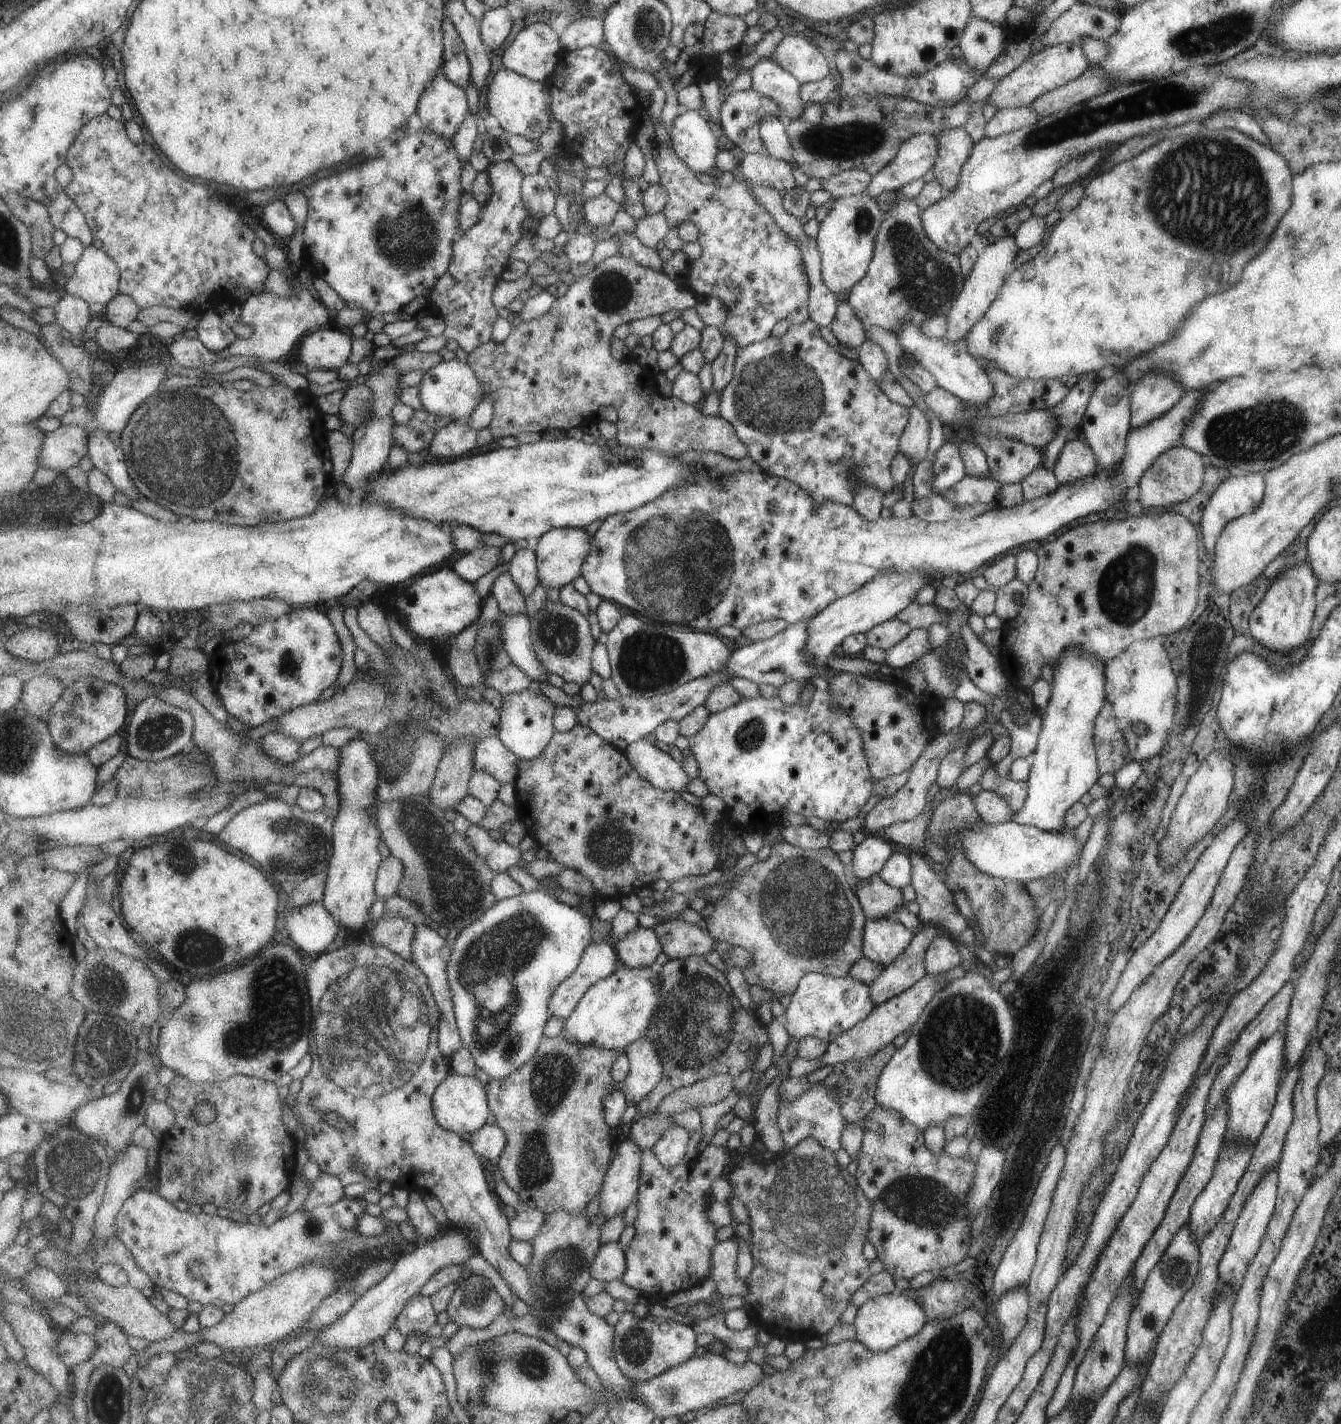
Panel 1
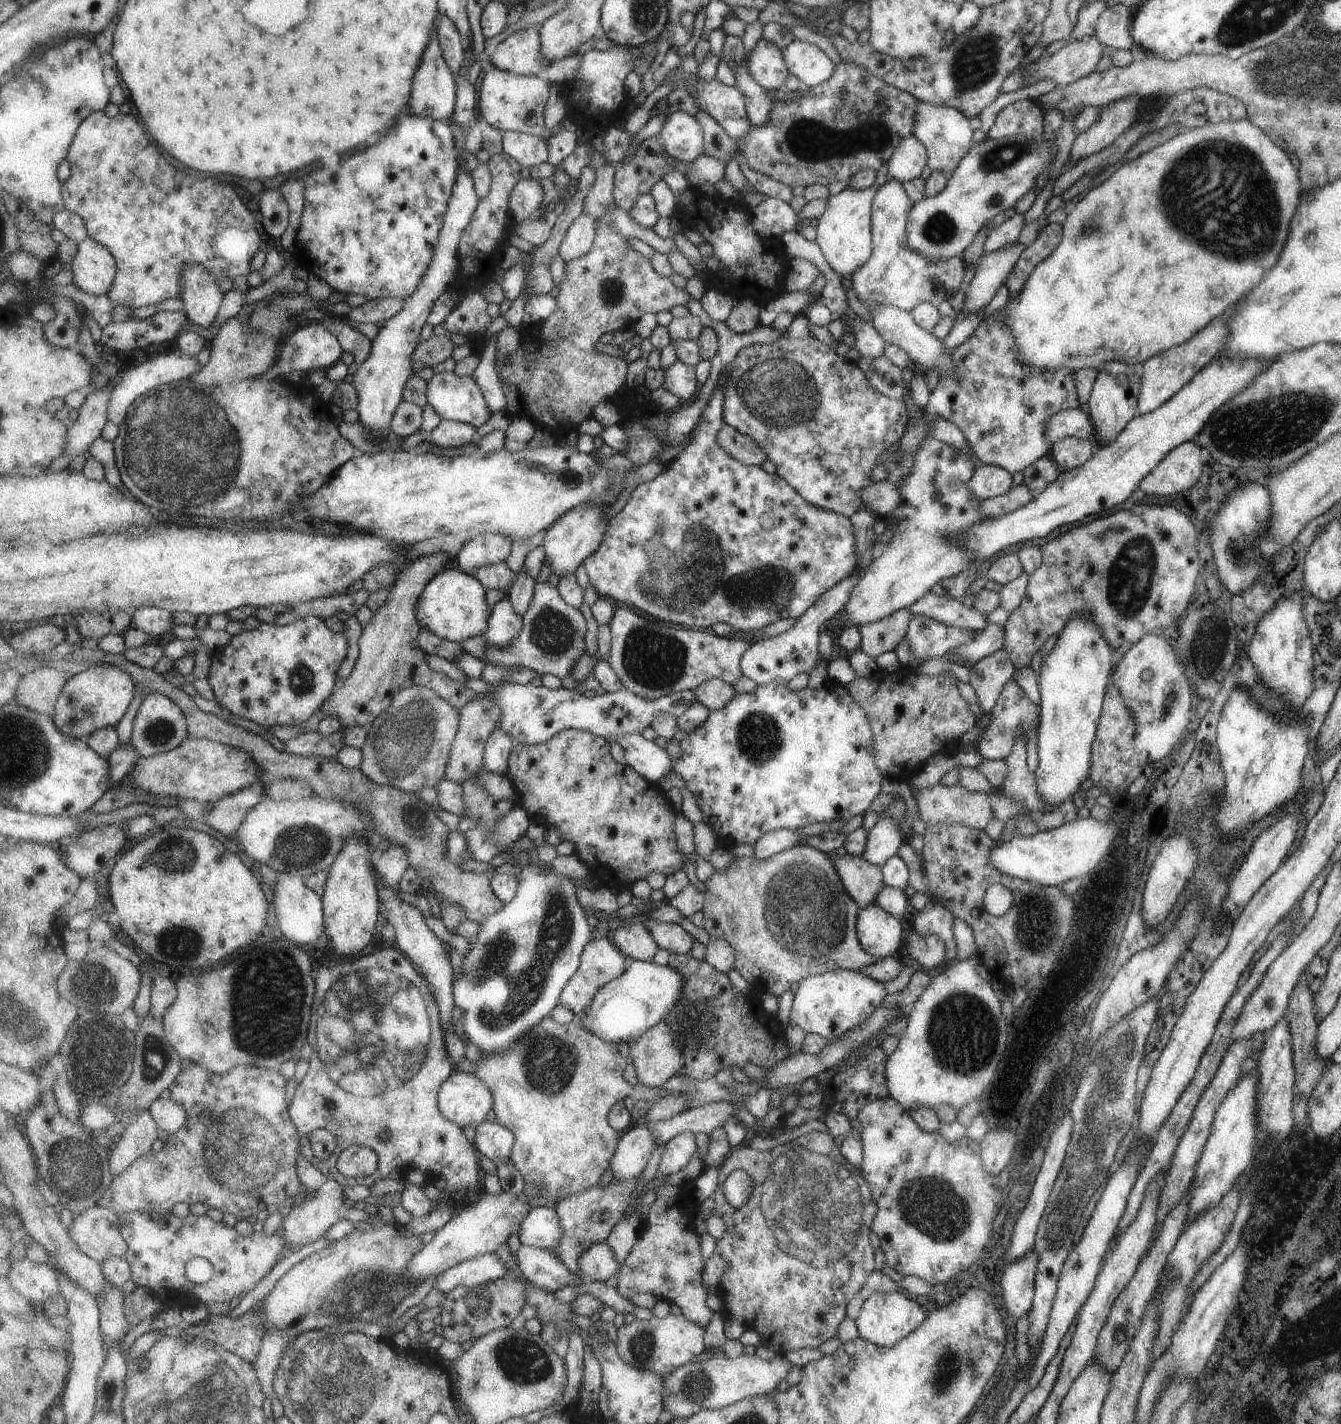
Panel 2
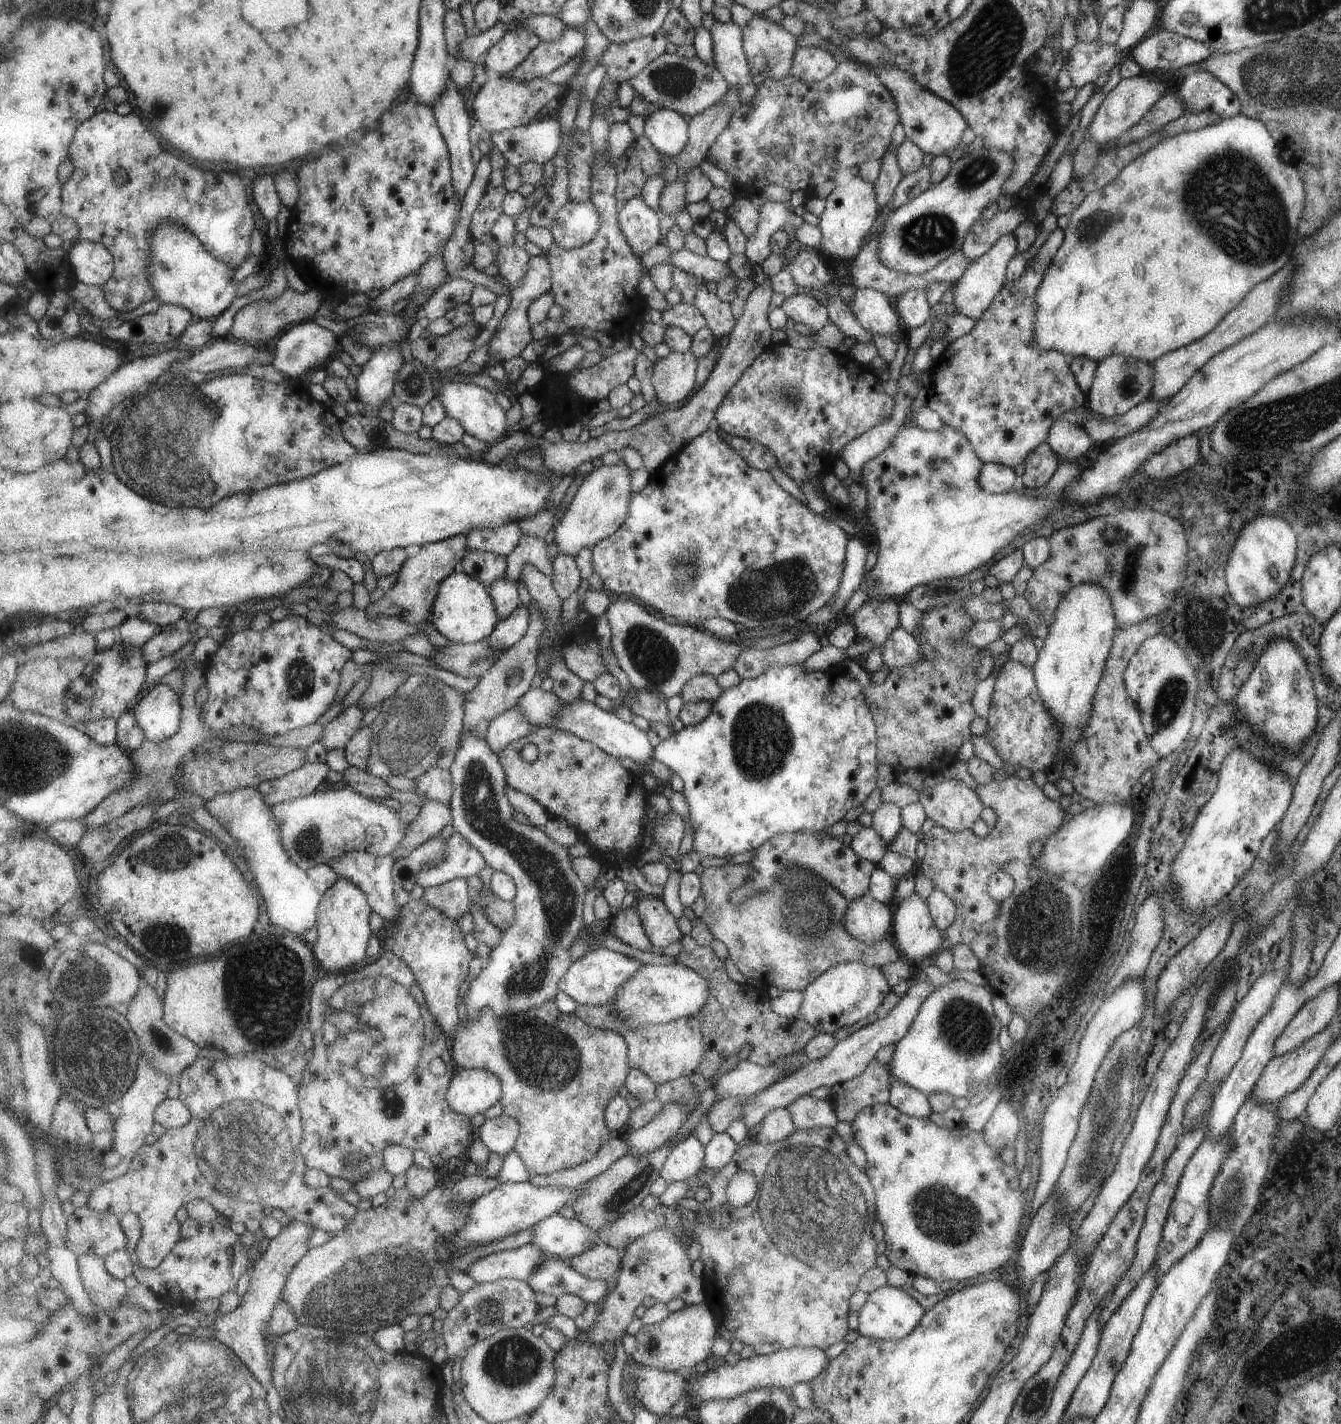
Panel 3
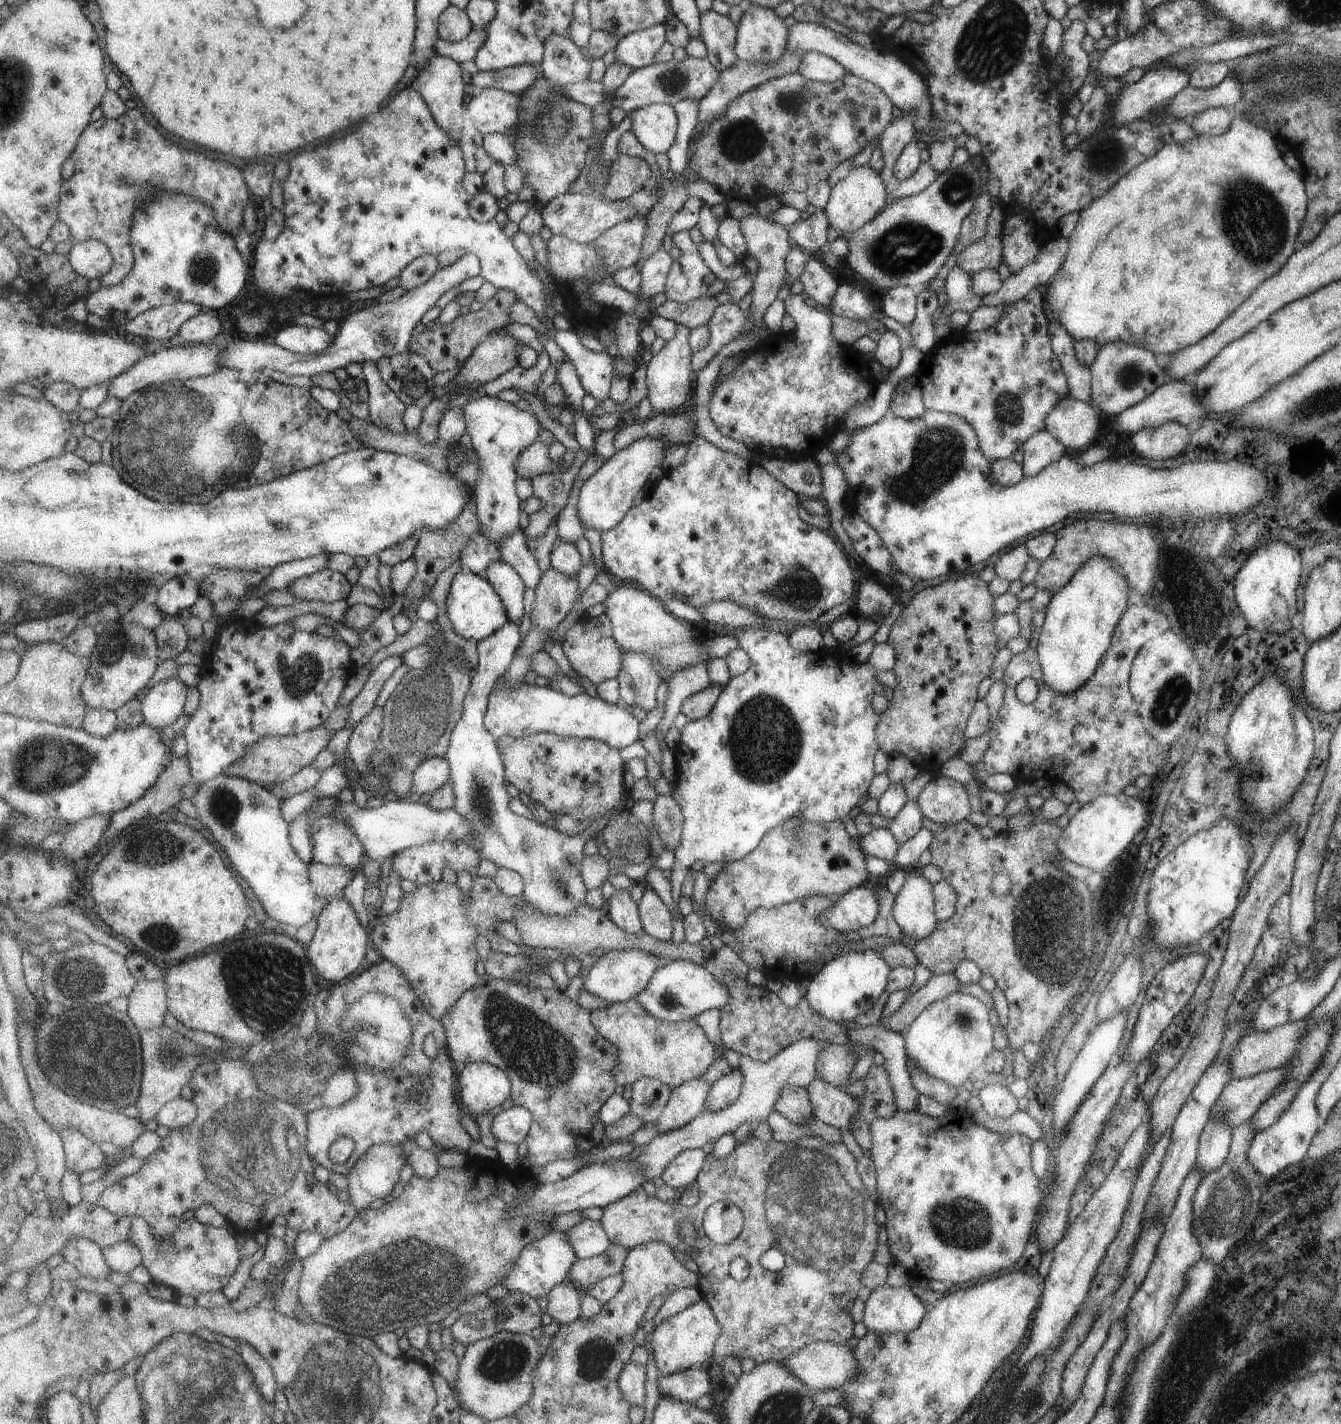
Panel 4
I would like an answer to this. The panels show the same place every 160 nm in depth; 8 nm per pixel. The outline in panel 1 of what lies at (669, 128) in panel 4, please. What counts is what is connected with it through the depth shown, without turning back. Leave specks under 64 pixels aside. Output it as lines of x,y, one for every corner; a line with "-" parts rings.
681,110
671,123
669,135
675,150
693,172
709,174
717,166
719,138
699,112

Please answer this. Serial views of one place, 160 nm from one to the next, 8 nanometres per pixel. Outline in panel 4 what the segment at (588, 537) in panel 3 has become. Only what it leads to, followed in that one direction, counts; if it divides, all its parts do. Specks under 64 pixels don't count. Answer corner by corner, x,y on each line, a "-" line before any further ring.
646,436
636,440
623,450
616,451
597,472
589,477
578,494
578,516
582,527
607,532
615,528
633,508
633,500
639,490
649,482
655,466
661,466
665,456
676,448
663,438

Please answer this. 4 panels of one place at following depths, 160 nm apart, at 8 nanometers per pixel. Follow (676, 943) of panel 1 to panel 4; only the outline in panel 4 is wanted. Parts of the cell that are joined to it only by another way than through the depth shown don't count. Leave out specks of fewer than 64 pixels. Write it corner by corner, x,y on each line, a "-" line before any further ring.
647,888
638,905
644,930
659,940
673,940
674,914
662,896

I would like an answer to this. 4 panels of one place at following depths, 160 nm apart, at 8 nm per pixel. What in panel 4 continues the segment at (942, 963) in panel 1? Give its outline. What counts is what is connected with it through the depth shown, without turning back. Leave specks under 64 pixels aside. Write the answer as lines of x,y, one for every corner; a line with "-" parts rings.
913,871
906,873
892,904
893,920
903,933
915,940
925,938
937,925
931,884

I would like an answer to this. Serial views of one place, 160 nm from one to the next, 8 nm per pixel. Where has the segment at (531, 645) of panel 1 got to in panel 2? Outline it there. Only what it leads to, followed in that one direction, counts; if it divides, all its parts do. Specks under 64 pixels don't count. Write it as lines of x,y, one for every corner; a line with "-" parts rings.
505,596
492,609
485,638
493,644
505,646
519,636
523,625
523,617
517,614
511,599

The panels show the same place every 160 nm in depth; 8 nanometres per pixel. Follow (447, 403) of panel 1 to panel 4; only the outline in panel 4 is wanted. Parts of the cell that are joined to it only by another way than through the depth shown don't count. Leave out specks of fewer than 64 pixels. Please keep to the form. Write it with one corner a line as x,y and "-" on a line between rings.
499,396
478,398
464,407
468,434
473,450
478,453
478,478
473,488
478,504
480,532
499,546
502,540
519,528
521,516
521,493
517,491
518,458
533,443
540,440
543,426
531,410
521,410
514,403
504,401

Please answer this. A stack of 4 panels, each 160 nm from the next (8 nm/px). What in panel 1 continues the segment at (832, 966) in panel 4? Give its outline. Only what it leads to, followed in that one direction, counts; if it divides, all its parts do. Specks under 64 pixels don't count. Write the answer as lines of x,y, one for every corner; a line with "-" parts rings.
820,973
805,974
799,981
797,989
791,995
791,1002
785,1010
785,1025
790,1038
800,1040
805,1036
813,1036
829,1044
839,1034
857,1025
874,1009
871,1002
870,988
865,983
856,982
846,977
831,977

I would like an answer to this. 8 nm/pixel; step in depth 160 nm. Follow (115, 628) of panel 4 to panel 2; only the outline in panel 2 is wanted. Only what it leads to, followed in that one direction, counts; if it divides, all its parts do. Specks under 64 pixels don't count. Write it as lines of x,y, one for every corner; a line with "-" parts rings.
95,664
69,677
56,705
54,721
67,736
88,740
96,730
116,727
127,714
137,692
134,678
125,669

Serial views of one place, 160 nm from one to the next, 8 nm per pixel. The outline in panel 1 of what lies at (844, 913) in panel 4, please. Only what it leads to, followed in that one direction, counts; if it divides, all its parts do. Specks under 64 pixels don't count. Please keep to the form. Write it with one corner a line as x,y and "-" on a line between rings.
890,917
867,919
863,930
862,956
887,967
899,954
903,954
913,937
907,927

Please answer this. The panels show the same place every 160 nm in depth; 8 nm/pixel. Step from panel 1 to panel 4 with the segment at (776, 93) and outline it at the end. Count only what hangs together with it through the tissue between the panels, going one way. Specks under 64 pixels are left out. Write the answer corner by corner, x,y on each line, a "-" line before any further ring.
751,4
739,24
736,55
754,63
778,61
786,47
787,29
774,9

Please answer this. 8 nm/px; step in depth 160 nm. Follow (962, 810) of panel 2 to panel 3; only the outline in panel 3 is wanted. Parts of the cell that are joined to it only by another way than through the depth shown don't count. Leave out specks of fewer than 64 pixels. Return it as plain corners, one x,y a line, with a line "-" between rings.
905,769
900,771
898,782
909,783
919,791
918,801
923,807
927,820
947,830
962,831
971,828
973,822
980,818
980,812
984,810
978,794
971,790
964,782
949,779
943,780
932,787
923,787
922,782
925,776
918,769

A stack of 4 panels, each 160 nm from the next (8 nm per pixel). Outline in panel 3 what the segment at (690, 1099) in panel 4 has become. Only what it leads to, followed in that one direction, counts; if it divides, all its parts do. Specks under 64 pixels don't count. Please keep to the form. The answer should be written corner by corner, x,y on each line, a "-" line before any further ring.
684,1102
666,1104
647,1126
632,1130
627,1136
628,1154
645,1154
664,1145
678,1134
691,1113
690,1106

